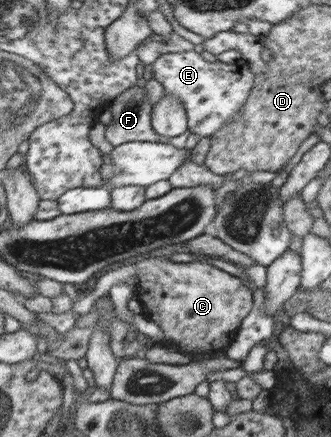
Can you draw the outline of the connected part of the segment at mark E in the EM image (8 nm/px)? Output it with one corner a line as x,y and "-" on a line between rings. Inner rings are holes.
195,50
165,53
153,63
153,78
165,88
164,97
177,97
184,102
188,130
201,138
212,138
215,132
240,121
240,114
250,97
255,75
242,58
233,64
220,61
209,63

